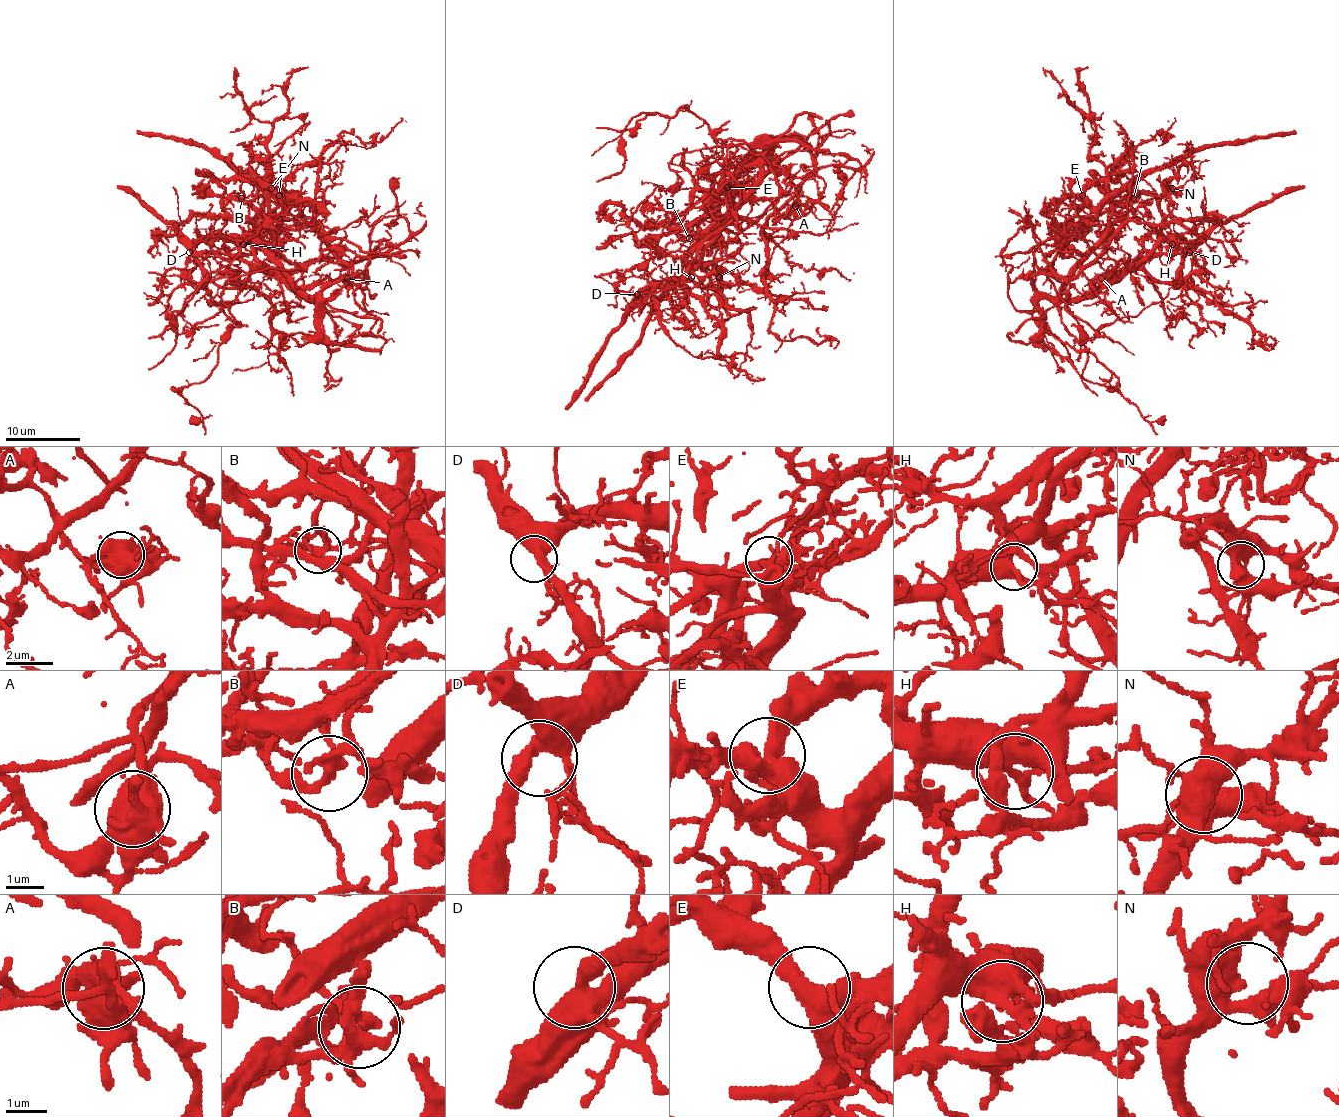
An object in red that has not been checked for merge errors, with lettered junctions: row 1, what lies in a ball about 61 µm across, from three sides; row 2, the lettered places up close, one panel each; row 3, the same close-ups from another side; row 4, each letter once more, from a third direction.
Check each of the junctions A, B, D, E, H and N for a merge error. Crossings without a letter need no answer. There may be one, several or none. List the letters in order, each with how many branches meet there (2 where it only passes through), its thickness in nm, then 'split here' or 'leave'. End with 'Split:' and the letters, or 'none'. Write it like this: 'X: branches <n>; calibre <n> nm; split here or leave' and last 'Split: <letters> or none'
A: branches 4; calibre 650 nm; split here
B: branches 3; calibre 200 nm; split here
D: branches 3; calibre 440 nm; leave
E: branches 3; calibre 440 nm; leave
H: branches 3; calibre 440 nm; split here
N: branches 2; calibre 460 nm; leave
Split: A, B, H

